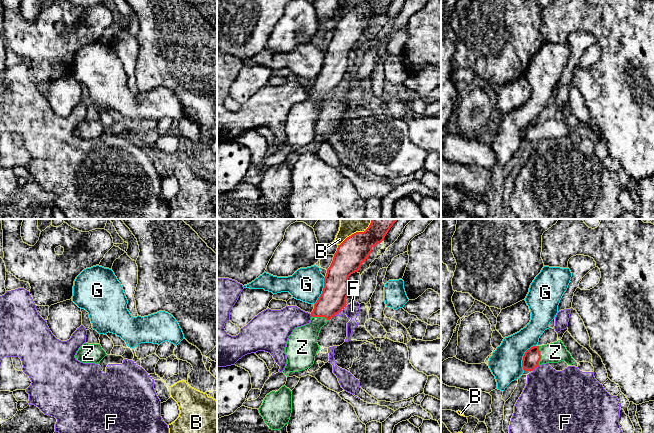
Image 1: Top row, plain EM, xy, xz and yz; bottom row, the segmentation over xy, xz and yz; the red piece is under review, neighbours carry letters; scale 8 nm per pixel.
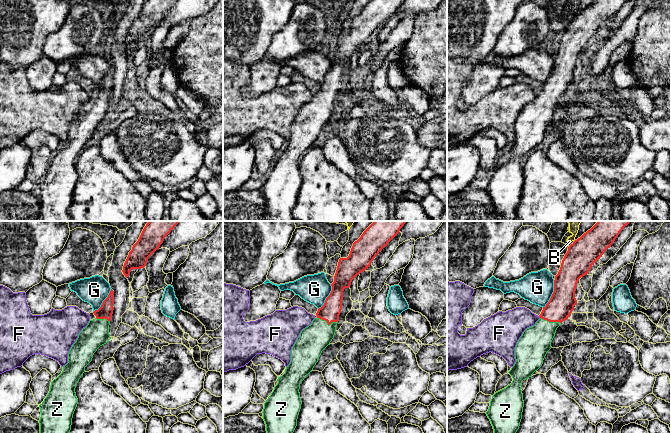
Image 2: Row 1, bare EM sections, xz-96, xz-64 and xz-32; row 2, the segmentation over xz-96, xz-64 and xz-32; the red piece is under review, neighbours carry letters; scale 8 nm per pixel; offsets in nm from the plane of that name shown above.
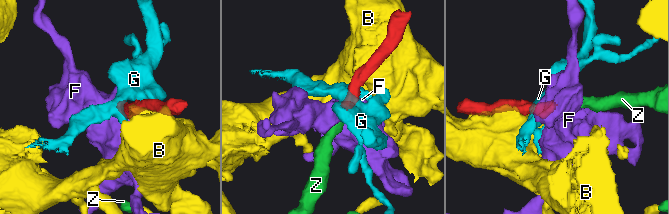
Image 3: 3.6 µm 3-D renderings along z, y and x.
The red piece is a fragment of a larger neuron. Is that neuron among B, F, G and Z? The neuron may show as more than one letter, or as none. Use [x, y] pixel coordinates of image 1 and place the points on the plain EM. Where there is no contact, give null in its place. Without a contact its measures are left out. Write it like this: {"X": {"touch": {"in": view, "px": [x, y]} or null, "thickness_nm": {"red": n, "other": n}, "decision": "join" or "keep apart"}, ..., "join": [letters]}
{"B": {"touch": {"in": "xz", "px": [354, 9]}, "thickness_nm": {"red": 240, "other": 110}, "decision": "keep apart"}, "F": {"touch": {"in": "xz", "px": [340, 87]}, "thickness_nm": {"red": 200, "other": 120}, "decision": "keep apart"}, "G": {"touch": {"in": "yz", "px": [523, 132]}, "thickness_nm": {"red": 140, "other": 260}, "decision": "keep apart"}, "Z": {"touch": {"in": "yz", "px": [540, 131]}, "thickness_nm": {"red": 140, "other": 160}, "decision": "join"}, "join": ["Z"]}

